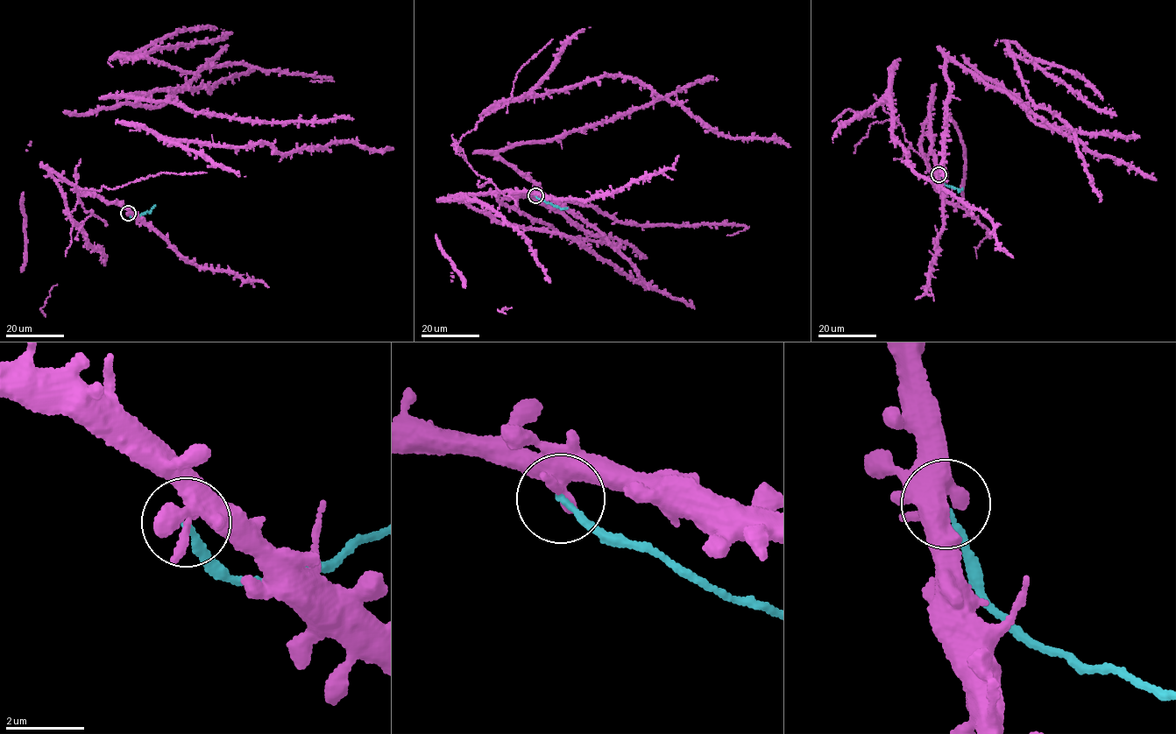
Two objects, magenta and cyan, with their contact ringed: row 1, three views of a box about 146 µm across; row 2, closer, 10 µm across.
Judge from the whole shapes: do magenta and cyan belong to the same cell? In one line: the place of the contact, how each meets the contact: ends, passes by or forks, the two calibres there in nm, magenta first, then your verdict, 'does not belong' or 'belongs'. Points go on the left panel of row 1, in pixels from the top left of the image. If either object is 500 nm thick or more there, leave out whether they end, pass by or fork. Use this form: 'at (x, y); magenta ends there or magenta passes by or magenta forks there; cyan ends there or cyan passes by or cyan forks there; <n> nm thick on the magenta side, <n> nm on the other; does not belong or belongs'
at (128, 213); magenta ends there; cyan ends there; 480 nm thick on the magenta side, 160 nm on the other; does not belong

